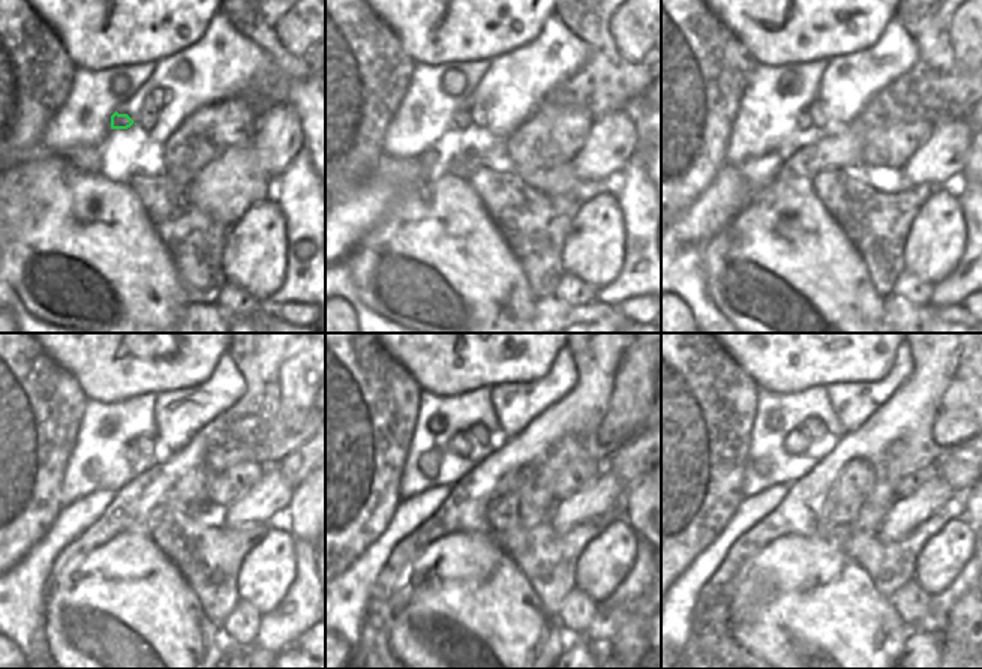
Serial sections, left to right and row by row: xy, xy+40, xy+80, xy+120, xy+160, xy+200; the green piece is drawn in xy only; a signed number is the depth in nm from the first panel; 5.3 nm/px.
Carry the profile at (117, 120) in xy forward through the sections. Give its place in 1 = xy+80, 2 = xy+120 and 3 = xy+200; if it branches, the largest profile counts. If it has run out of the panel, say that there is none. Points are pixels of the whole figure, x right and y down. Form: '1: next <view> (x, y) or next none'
1: next xy+80 (804, 120)
2: next xy+120 (132, 453)
3: next xy+200 (795, 441)

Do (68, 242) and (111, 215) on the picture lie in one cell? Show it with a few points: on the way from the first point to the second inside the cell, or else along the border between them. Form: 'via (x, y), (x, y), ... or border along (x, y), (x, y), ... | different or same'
via (78, 242), (84, 242), (101, 225) | same

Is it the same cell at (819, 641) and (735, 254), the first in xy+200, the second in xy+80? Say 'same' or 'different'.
same

